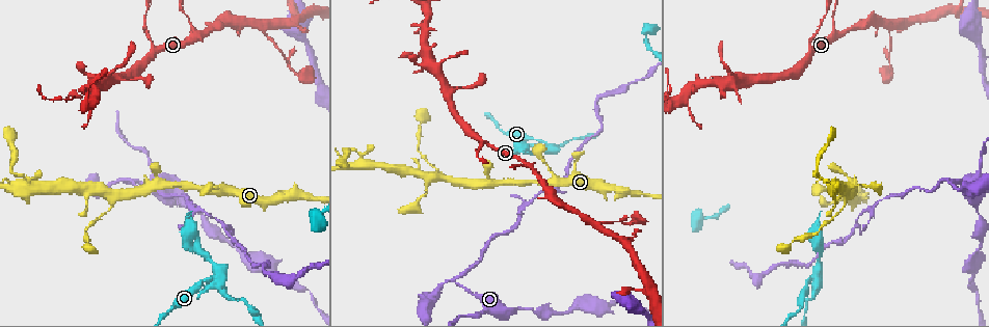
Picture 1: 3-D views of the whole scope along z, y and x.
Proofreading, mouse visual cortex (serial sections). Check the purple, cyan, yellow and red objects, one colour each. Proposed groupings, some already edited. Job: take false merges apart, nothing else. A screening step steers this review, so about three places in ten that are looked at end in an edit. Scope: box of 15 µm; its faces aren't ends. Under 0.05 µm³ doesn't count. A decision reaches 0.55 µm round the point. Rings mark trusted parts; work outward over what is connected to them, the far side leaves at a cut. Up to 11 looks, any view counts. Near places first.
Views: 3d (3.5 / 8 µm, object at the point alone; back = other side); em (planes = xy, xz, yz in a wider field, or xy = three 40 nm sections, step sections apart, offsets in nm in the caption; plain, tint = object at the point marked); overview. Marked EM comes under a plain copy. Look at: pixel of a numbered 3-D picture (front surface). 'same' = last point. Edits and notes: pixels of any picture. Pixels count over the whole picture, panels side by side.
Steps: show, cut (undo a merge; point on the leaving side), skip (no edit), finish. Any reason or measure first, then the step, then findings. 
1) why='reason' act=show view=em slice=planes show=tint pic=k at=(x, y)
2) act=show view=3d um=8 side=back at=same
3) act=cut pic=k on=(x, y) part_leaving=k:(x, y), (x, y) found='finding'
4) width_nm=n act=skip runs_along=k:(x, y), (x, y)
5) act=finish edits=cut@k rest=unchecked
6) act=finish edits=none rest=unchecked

why='abrupt turn' act=show view=3d um=8 pic=1 at=(484, 142)

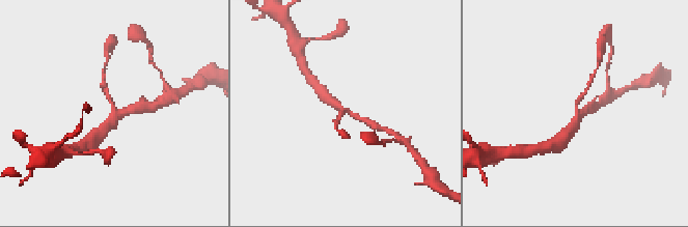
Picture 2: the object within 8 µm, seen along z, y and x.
why='zoom in' act=show view=3d um=3.5 pic=2 at=(577, 103)

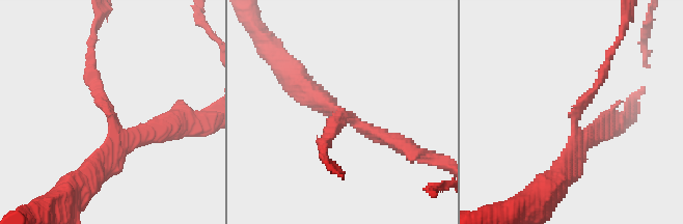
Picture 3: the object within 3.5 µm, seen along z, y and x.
arms=3 arm_widths_nm=150,250,250 act=show view=em slice=xy step=5 show=tint pic=3 at=(345, 114)

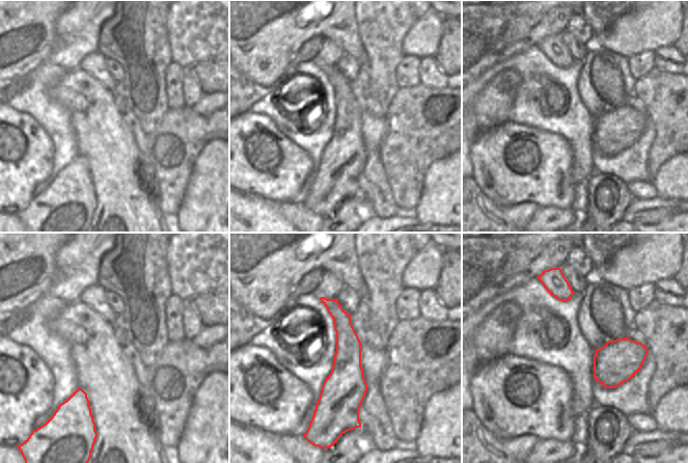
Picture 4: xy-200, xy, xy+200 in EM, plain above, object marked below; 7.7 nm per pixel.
act=skip runs_along=3:(161, 133), (126, 142), (90, 65) found='one cell here'

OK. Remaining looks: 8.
why='sudden change in width' act=show view=3d um=3.5 pic=1 at=(845, 205)

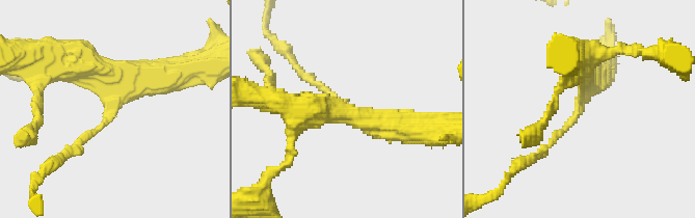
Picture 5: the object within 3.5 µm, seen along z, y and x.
arm_widths_nm=100,400 act=show view=em slice=xy step=3 show=tint pic=5 at=(109, 112)

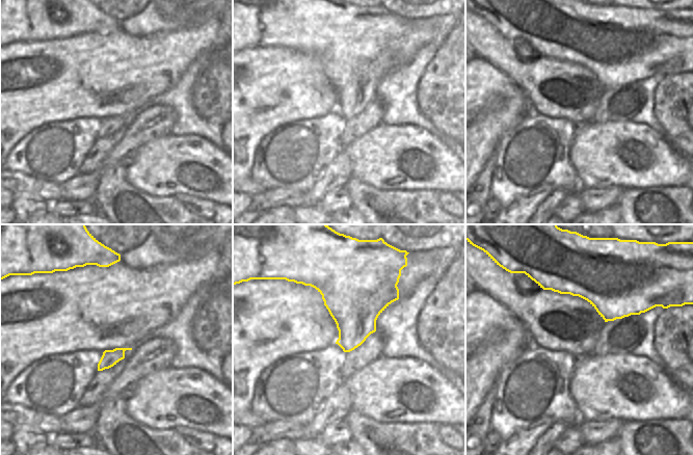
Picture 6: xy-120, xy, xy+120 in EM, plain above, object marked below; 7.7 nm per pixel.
width_nm=360 act=skip runs_along=5:(160, 76), (128, 88), (109, 117), (64, 153) found='all the same cell'

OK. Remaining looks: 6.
why='thick turns thin' act=show view=3d um=3.5 pic=1 at=(979, 166)

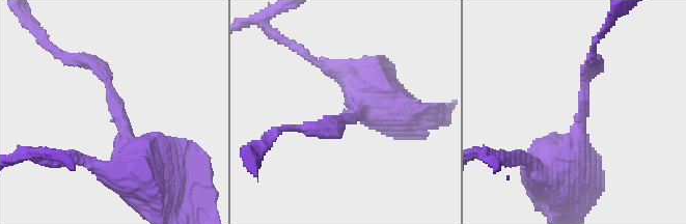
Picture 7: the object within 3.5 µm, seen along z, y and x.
arm_widths_nm=150,600 why='now the EM' act=show view=em slice=planes show=tint pic=7 at=(350, 117)

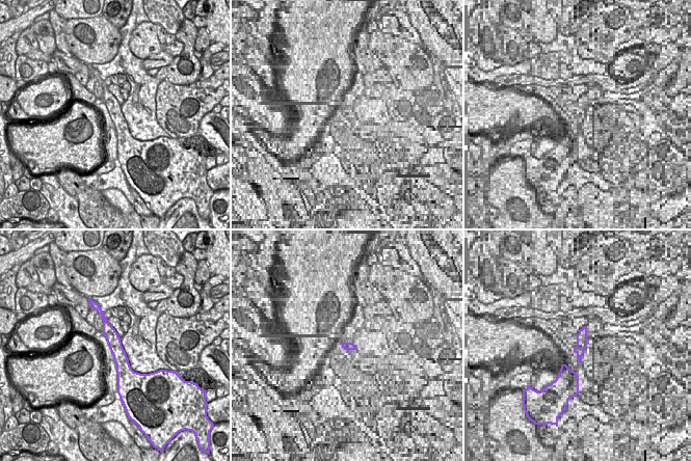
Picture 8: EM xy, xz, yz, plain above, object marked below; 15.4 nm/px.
act=skip runs_along=8:(105, 324), (122, 361), (122, 378) found='one cell here'

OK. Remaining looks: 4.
why='three-way junction' act=show view=3d um=3.5 pic=1 at=(120, 180)

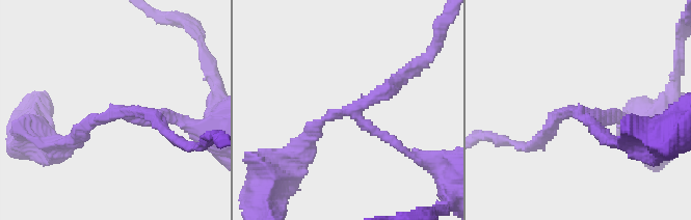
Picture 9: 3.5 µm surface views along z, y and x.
arms=3 arm_widths_nm=150,200,200 act=show view=em slice=xy step=5 show=tint pic=9 at=(120, 114)

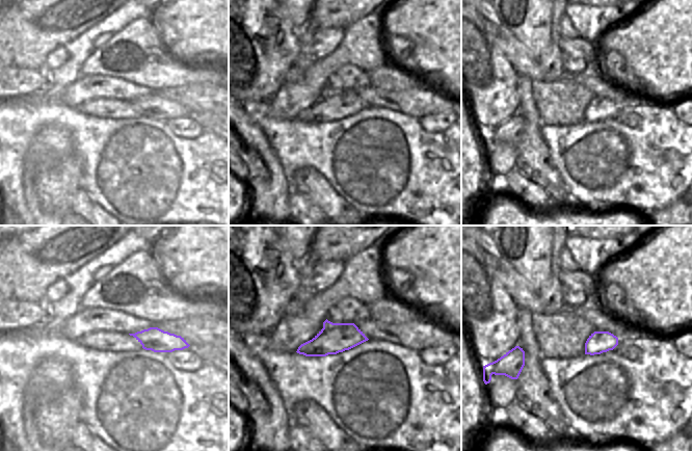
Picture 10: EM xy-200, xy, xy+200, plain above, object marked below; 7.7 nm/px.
width_nm=240 act=cut pic=9 on=(555, 120) part_leaving=9:(584, 112), (557, 115), (528, 147) found='two cells meet here'

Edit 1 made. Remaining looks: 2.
why='redraw' act=show view=overview

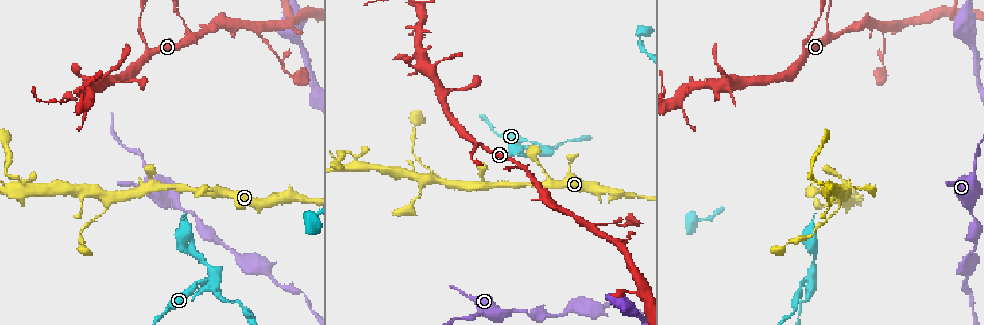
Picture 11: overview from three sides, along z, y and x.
act=show view=3d um=3.5 pic=11 at=(214, 276)

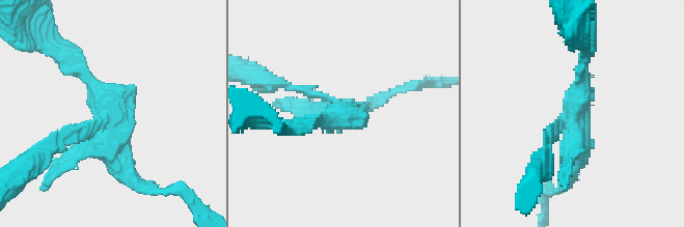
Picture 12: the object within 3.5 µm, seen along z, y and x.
act=cut pic=12 on=(345, 122) part_leaving=12:(336, 105), (330, 121), (285, 126) found='two cells meet here'

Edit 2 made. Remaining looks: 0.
act=finish edits=cut@9,cut@12 rest=unchecked

